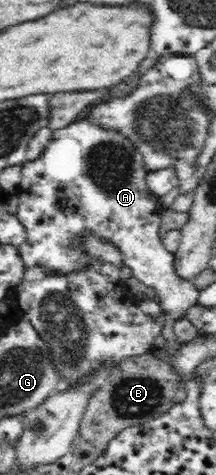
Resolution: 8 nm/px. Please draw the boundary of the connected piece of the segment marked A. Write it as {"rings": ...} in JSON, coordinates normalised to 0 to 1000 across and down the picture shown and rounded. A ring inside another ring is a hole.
{"rings":[[[394,248],[255,274],[208,318],[167,337],[125,339],[102,349],[102,375],[79,392],[93,427],[74,453],[125,484],[125,507],[88,520],[88,531],[125,564],[199,560],[255,573],[366,573],[417,547],[394,531],[343,526],[343,501],[412,484],[449,488],[477,505],[505,505],[565,531],[569,552],[606,564],[616,583],[718,613],[713,632],[736,640],[755,663],[741,705],[773,718],[759,743],[796,754],[829,747],[847,731],[847,722],[810,707],[801,682],[847,669],[880,646],[921,640],[926,613],[903,608],[894,596],[843,589],[810,577],[801,535],[764,524],[736,497],[741,415],[690,398],[685,364],[667,326],[574,280],[537,272],[486,272]]]}

